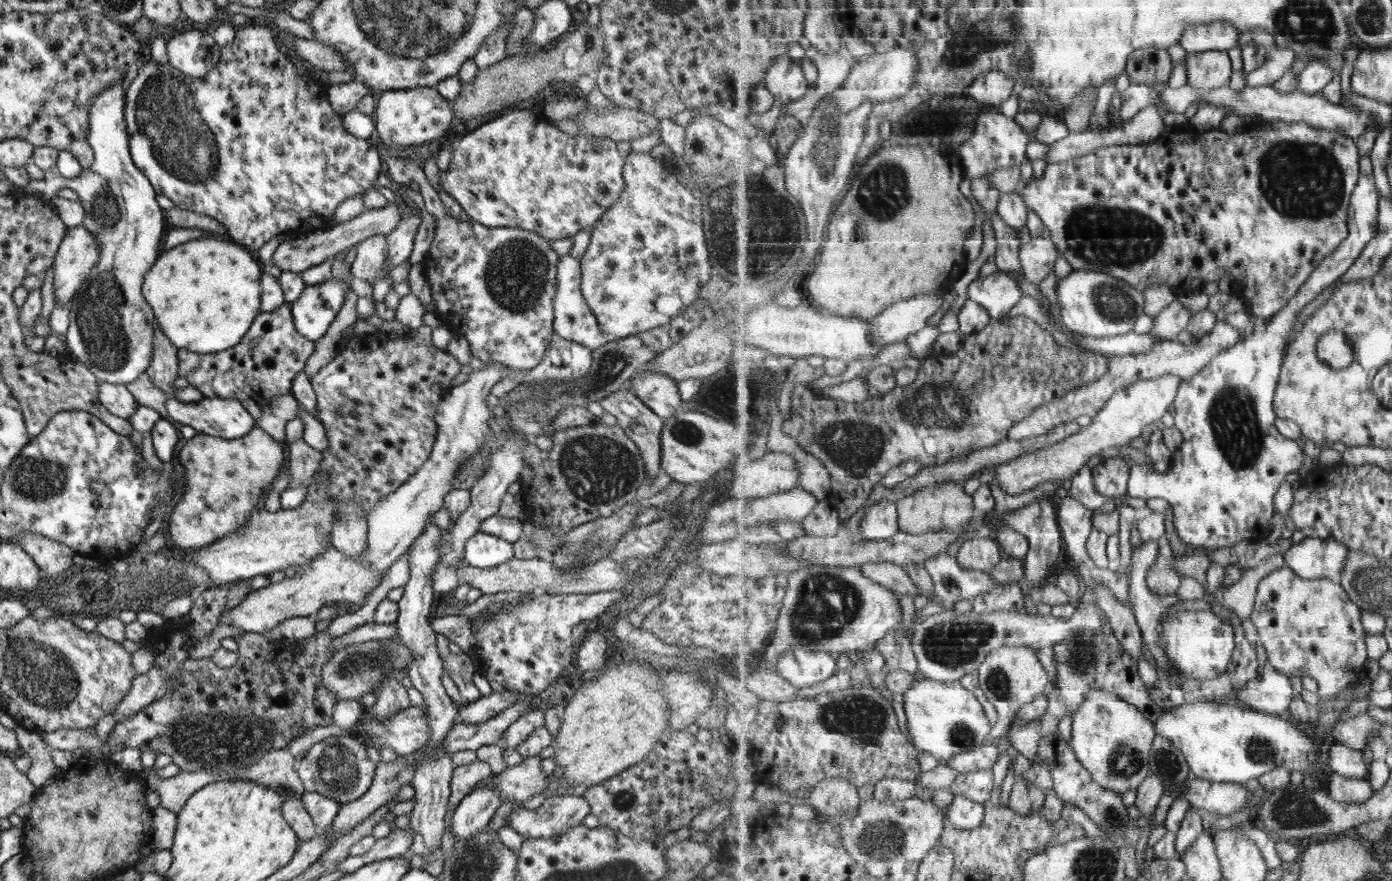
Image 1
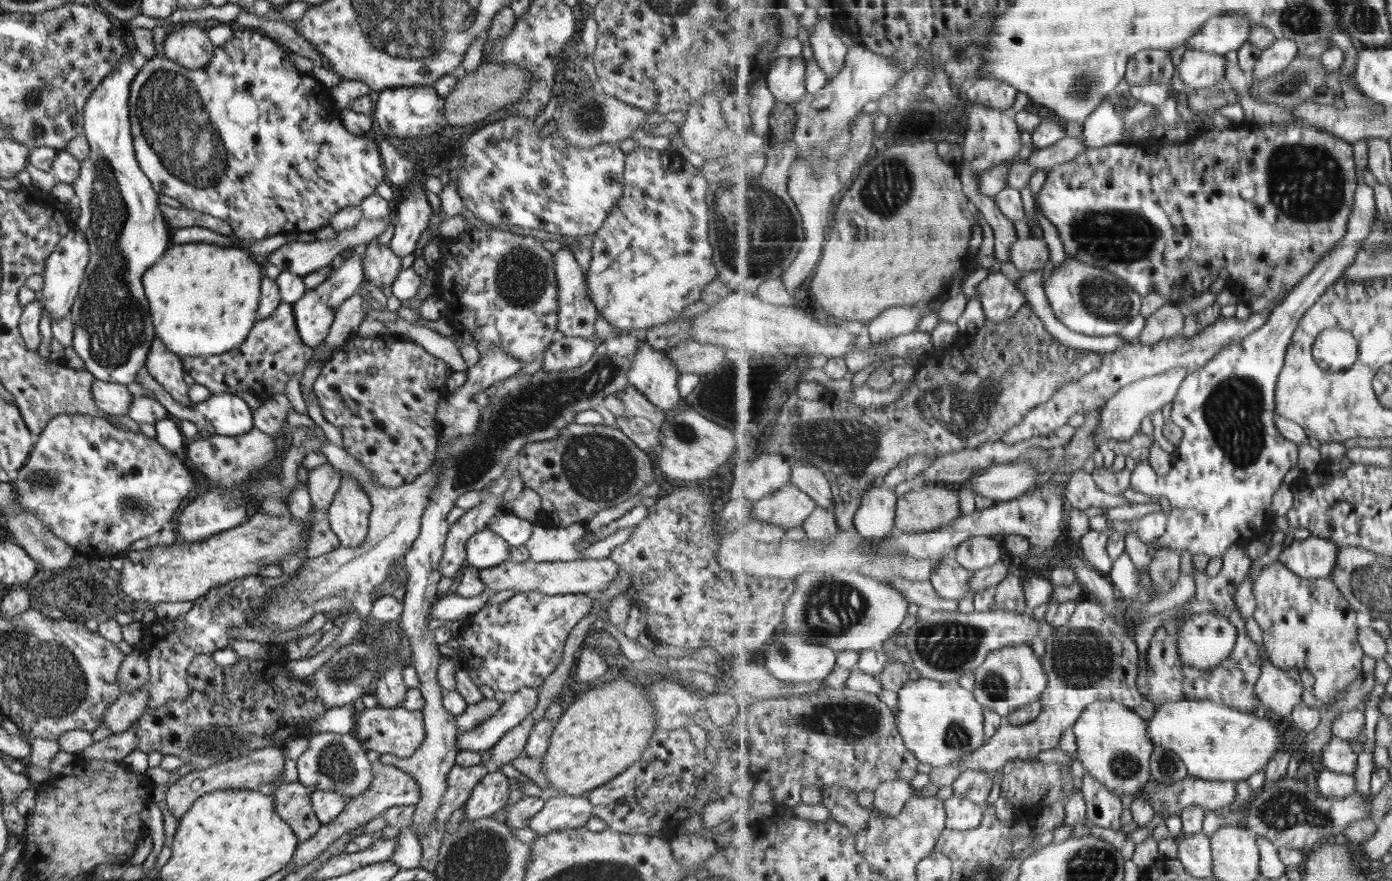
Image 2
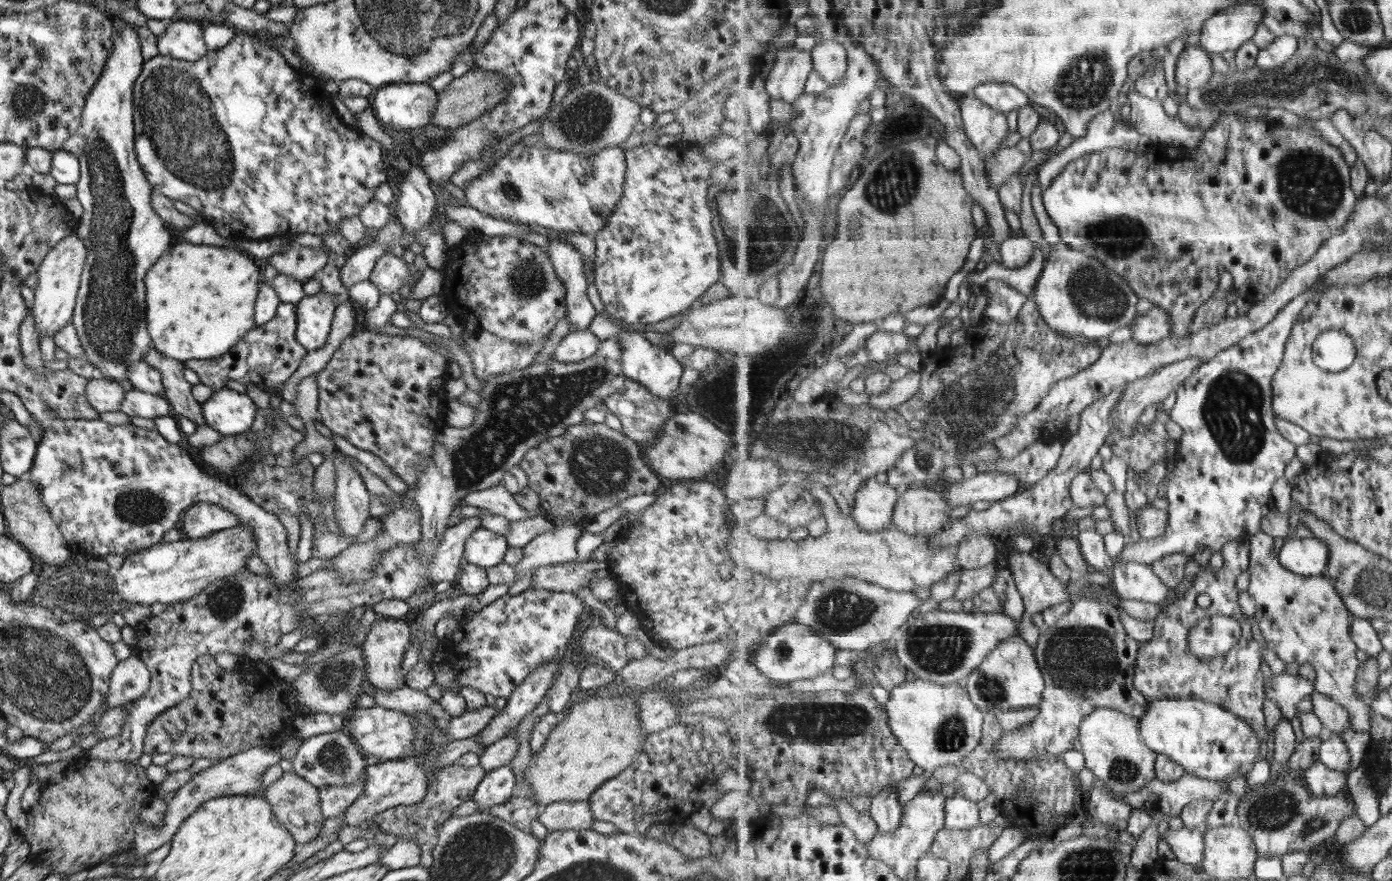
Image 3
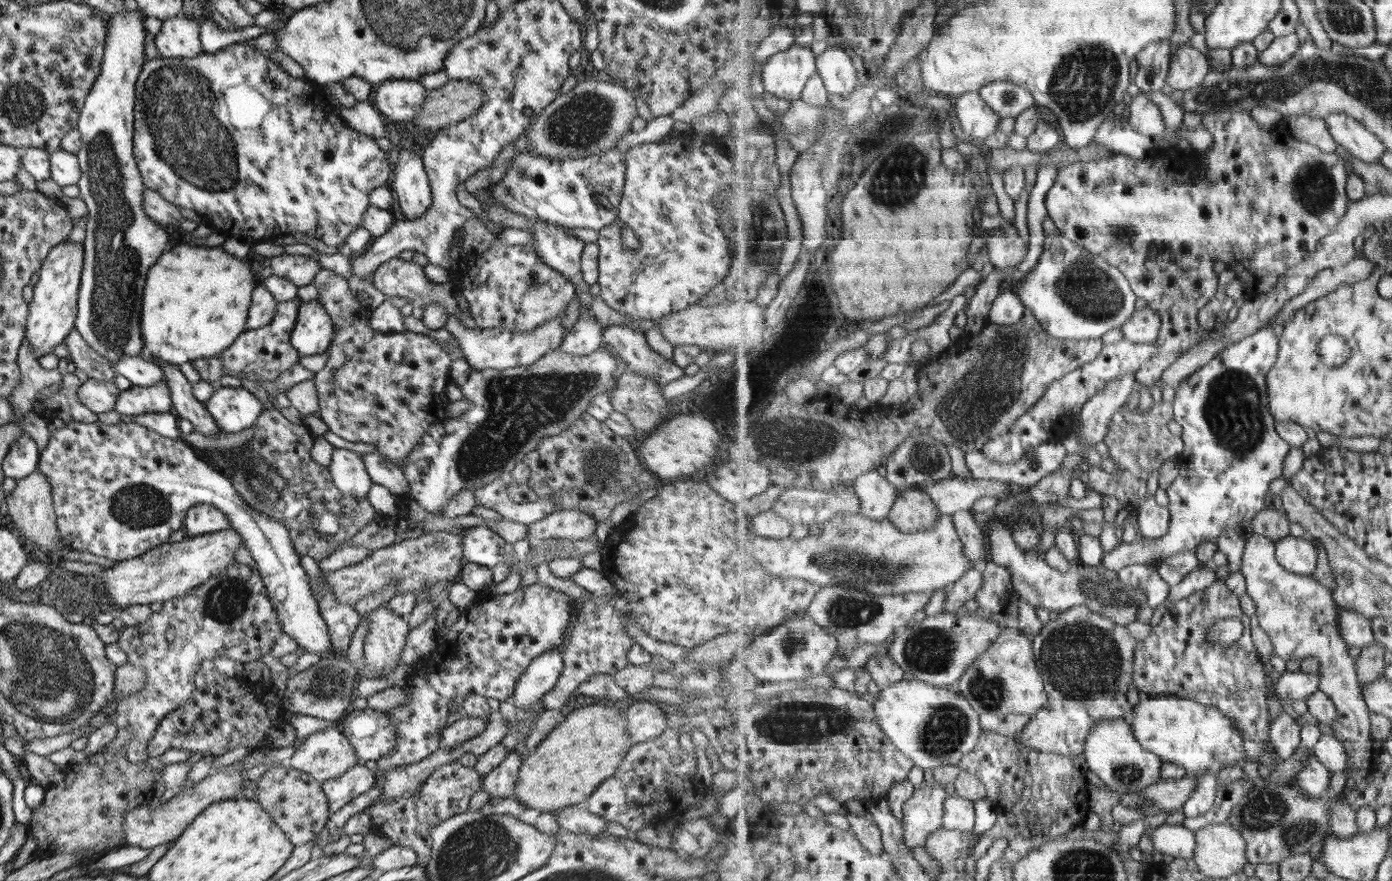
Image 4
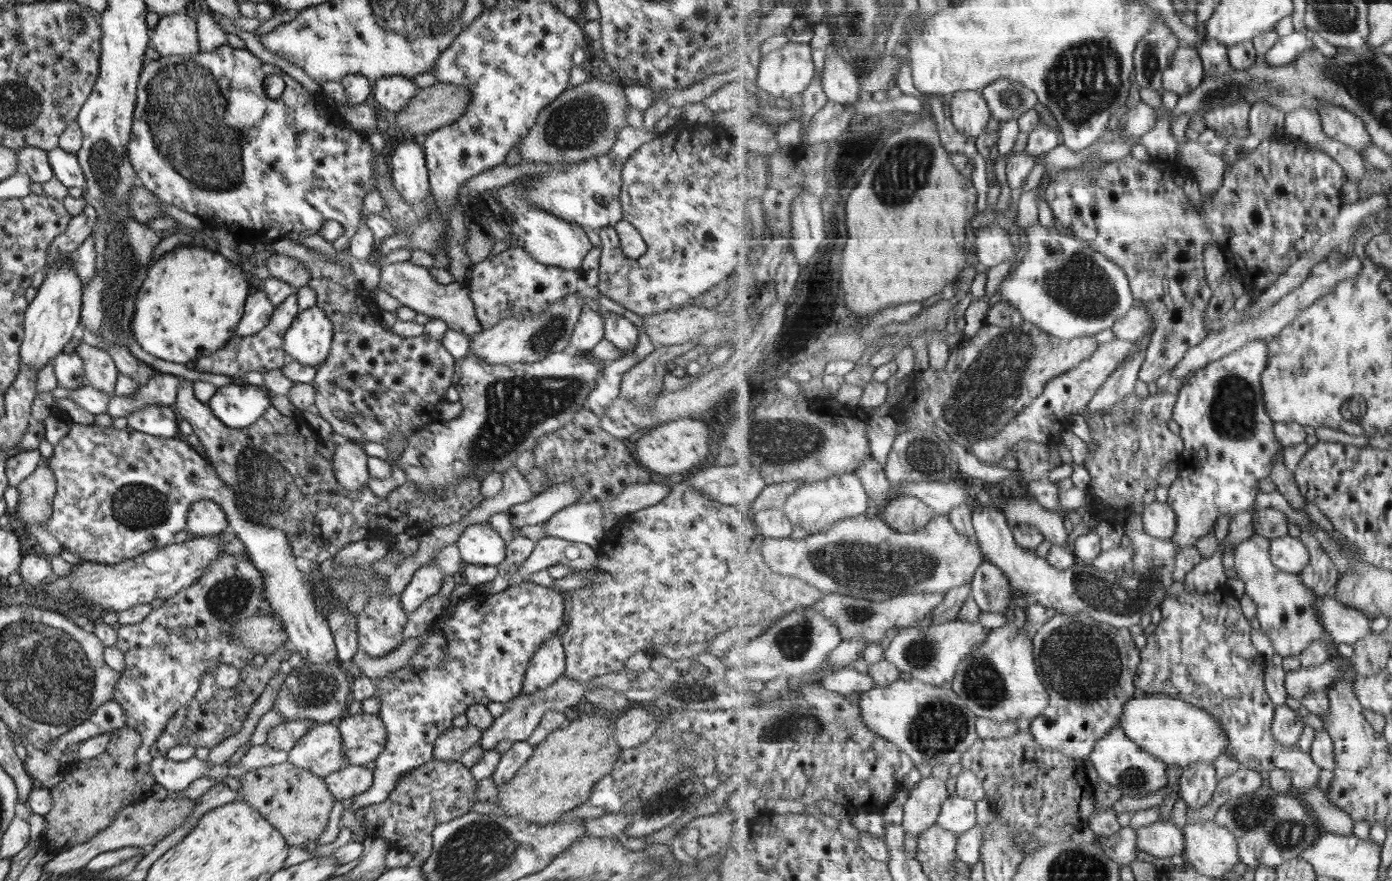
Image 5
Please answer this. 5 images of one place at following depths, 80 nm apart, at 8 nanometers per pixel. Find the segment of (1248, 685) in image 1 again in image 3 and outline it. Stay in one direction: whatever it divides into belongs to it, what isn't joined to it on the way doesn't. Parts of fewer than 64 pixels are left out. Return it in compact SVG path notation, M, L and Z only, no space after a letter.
M1282 672L1273 674L1264 687L1266 698L1278 706L1281 716L1296 721L1297 704L1316 691L1317 681L1313 683L1299 675Z

